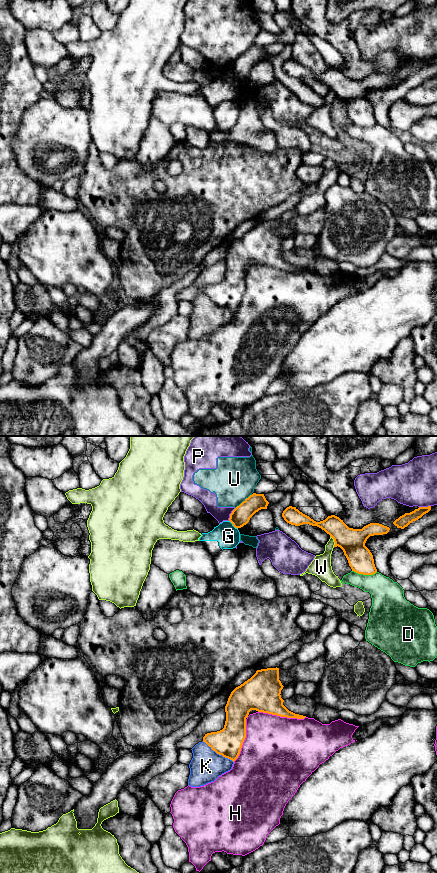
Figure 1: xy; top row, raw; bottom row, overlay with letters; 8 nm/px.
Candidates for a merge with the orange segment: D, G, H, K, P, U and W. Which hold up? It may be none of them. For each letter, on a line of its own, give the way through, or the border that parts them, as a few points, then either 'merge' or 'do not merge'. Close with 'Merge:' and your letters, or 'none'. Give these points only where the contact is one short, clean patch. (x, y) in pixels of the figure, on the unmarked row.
D: do not merge
G: border along xy (229, 72), (237, 81); do not merge
H: do not merge
K: do not merge
P: do not merge
U: border along xy (252, 46), (235, 60); do not merge
W: do not merge
Merge: none

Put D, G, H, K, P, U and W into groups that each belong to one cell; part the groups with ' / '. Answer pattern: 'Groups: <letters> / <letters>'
Groups: D / G / H / K / P U / W

